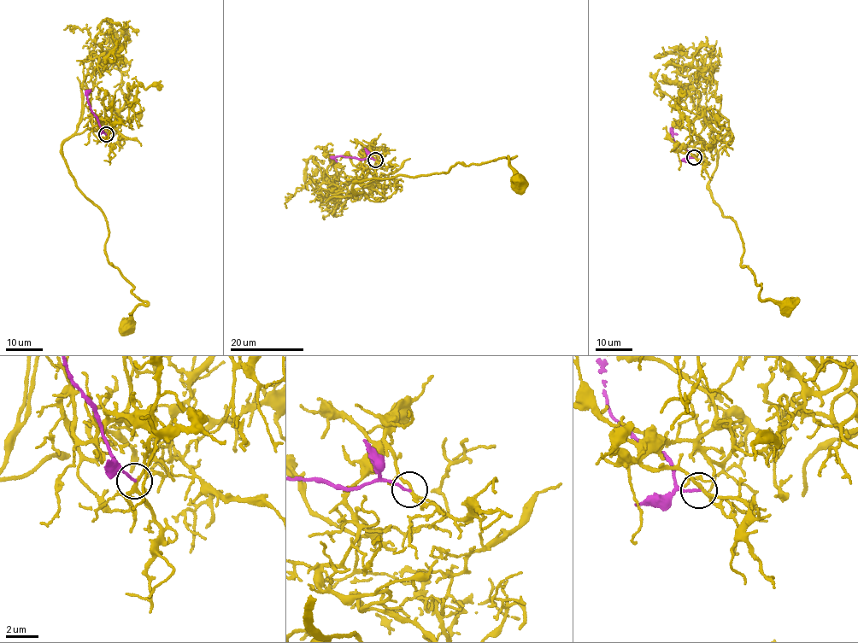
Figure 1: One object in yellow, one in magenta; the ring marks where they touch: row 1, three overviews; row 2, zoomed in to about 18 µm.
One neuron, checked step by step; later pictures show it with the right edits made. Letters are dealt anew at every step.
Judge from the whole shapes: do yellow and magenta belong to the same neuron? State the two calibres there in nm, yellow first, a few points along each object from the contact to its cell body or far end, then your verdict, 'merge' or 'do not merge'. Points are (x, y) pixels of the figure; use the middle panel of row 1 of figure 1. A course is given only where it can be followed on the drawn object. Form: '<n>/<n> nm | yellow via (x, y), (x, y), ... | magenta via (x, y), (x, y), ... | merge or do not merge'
160/150 nm | yellow via (375, 160), (369, 149), (356, 180), (384, 195), (369, 200), (354, 184), (508, 156), (518, 183) | magenta via (375, 160), (333, 157) | do not merge

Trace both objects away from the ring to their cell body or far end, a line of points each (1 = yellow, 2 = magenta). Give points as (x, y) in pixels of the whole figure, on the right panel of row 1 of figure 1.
1: (694, 157), (681, 150), (733, 138), (708, 190), (735, 224), (761, 299), (788, 304)
2: (693, 157), (690, 157), (673, 139), (672, 127)

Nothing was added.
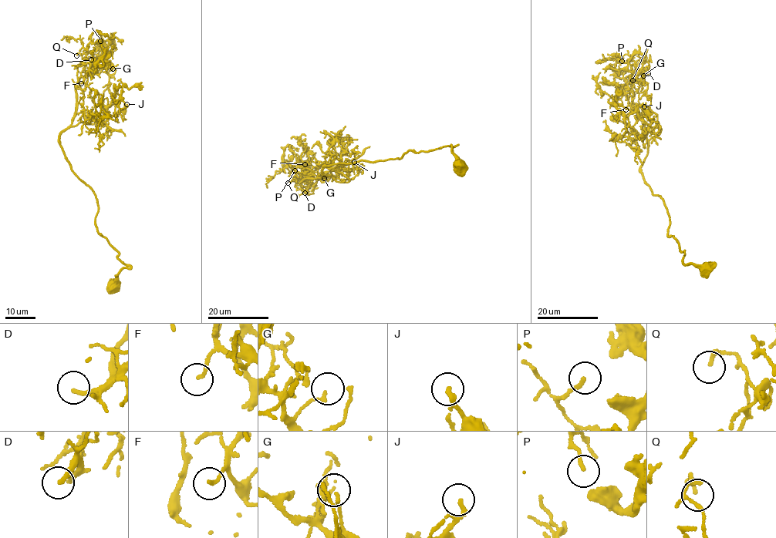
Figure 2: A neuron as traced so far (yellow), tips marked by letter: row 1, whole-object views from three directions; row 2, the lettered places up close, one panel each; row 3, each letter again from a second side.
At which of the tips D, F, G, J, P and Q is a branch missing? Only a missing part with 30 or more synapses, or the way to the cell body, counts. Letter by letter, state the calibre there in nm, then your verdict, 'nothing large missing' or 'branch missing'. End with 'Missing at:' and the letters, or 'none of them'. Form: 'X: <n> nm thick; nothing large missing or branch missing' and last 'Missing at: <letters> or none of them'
D: 200 nm thick; branch missing
F: 130 nm thick; nothing large missing
G: 140 nm thick; nothing large missing
J: 190 nm thick; nothing large missing
P: 150 nm thick; nothing large missing
Q: 190 nm thick; nothing large missing
Missing at: D

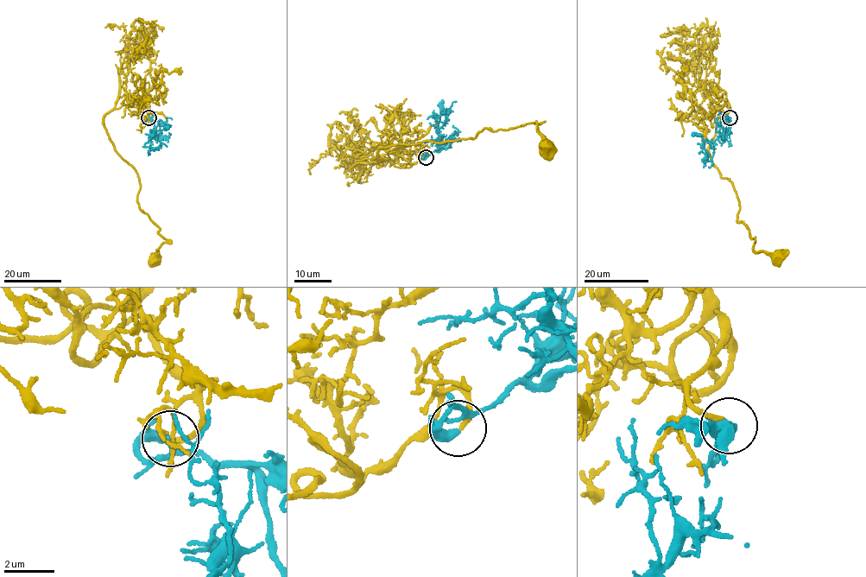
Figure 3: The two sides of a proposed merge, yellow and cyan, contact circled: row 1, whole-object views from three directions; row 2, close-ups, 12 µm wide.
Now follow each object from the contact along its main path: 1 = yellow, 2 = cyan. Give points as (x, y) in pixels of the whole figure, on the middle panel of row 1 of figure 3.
1: (426, 157), (400, 168), (378, 155), (397, 143), (474, 138), (484, 129), (537, 122), (546, 149)
2: (426, 157), (450, 145), (445, 148), (437, 130), (444, 125), (451, 103), (456, 101)

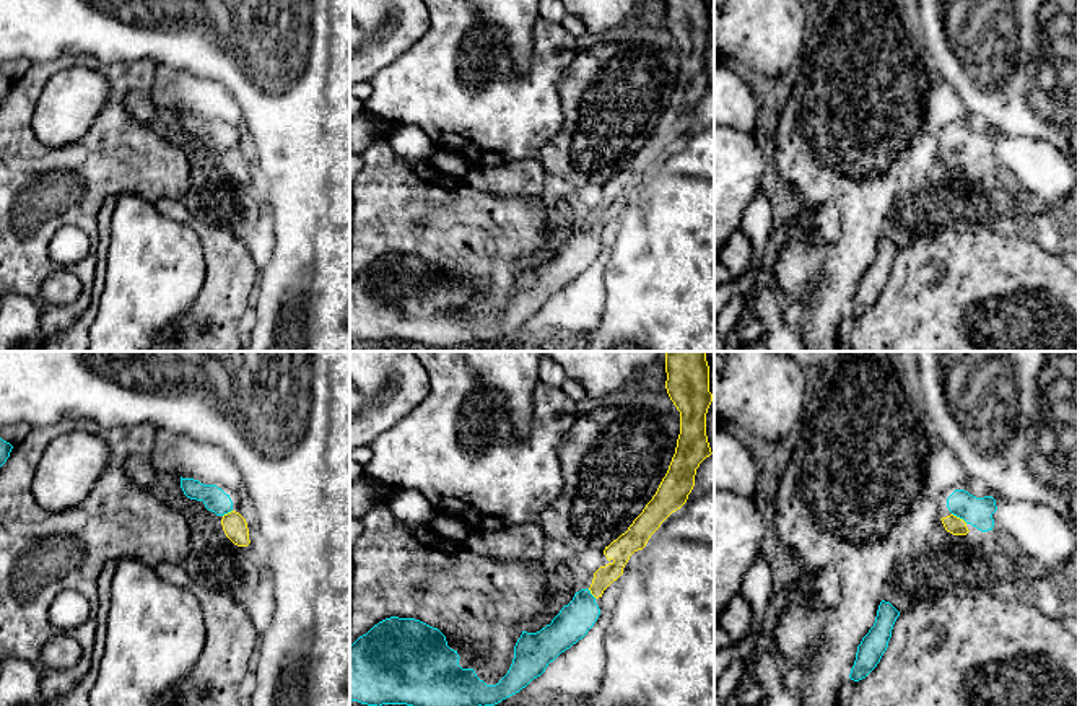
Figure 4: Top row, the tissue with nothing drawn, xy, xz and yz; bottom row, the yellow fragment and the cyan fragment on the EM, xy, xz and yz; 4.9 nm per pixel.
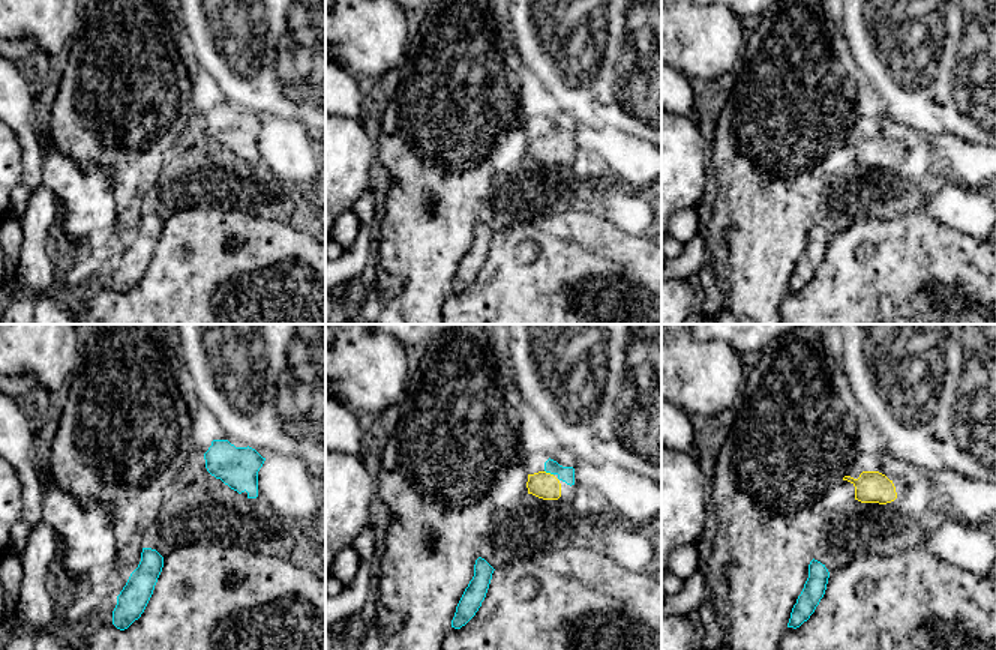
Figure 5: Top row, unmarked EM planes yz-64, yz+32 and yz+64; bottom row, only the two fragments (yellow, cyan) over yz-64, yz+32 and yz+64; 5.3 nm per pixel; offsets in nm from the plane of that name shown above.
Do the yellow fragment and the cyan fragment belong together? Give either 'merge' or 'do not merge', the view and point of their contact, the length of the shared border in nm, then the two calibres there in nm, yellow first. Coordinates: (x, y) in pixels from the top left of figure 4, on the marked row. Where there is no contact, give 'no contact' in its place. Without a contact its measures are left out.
merge; meets yellow in yz at (959, 518); contact 90 nm long; 90 nm thick on the yellow side, 140 nm on the other

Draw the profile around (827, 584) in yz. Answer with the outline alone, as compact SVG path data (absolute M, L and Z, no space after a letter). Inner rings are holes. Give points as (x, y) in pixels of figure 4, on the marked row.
M825 566L817 573L812 589L825 607L835 608L839 604L841 579L831 566Z

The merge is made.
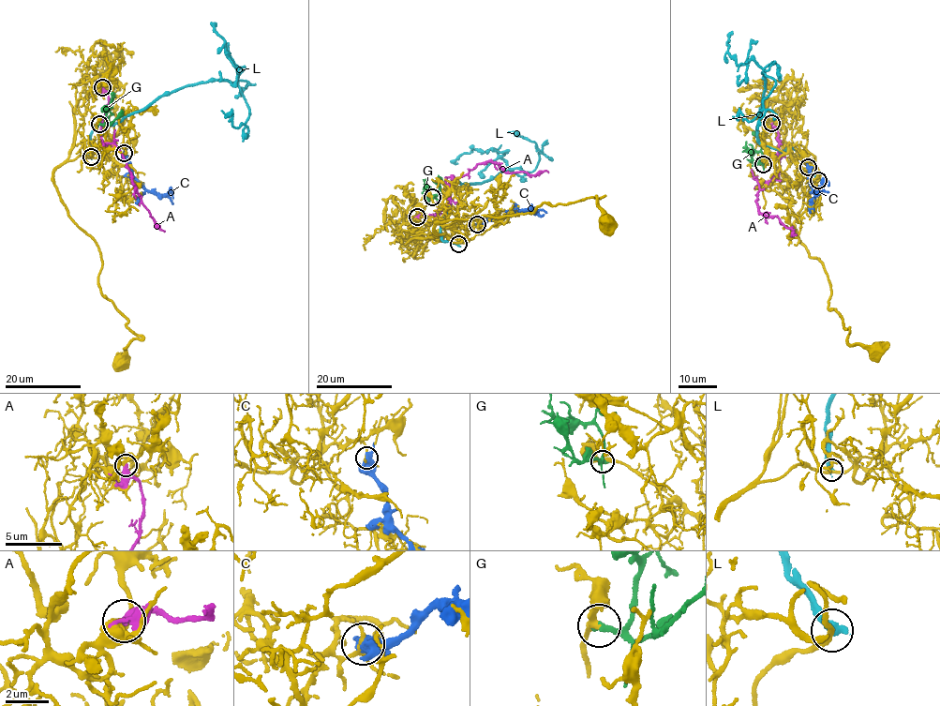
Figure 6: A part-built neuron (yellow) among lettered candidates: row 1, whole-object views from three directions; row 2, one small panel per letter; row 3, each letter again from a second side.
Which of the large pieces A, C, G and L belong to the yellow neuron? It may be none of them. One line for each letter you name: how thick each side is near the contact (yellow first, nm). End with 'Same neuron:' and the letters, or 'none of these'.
G: 360/380 nm
Same neuron: G

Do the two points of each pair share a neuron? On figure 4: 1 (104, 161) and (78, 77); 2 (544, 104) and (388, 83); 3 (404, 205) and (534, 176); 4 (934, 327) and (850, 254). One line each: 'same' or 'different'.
1: different
2: same
3: different
4: different

